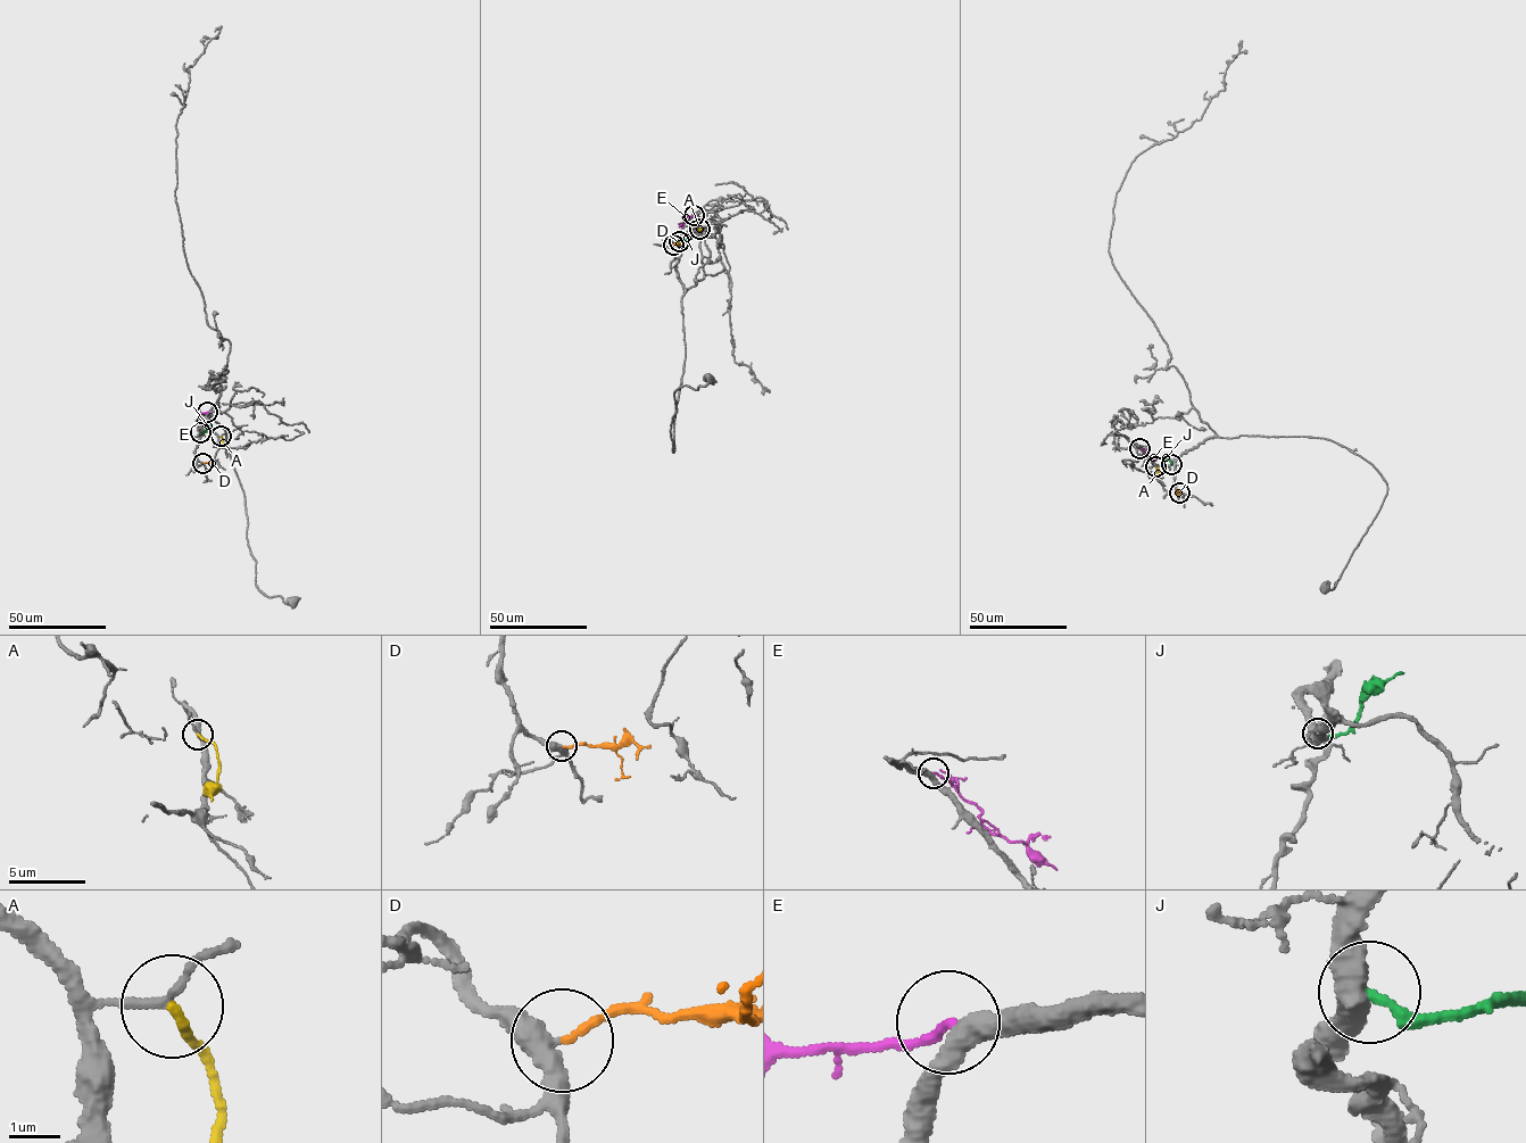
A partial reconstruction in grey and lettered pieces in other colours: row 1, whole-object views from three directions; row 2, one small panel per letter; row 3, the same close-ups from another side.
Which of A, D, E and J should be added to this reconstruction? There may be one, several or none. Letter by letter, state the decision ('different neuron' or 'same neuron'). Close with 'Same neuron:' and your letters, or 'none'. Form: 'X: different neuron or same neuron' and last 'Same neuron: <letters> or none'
A: different neuron
D: same neuron
E: different neuron
J: different neuron
Same neuron: D

